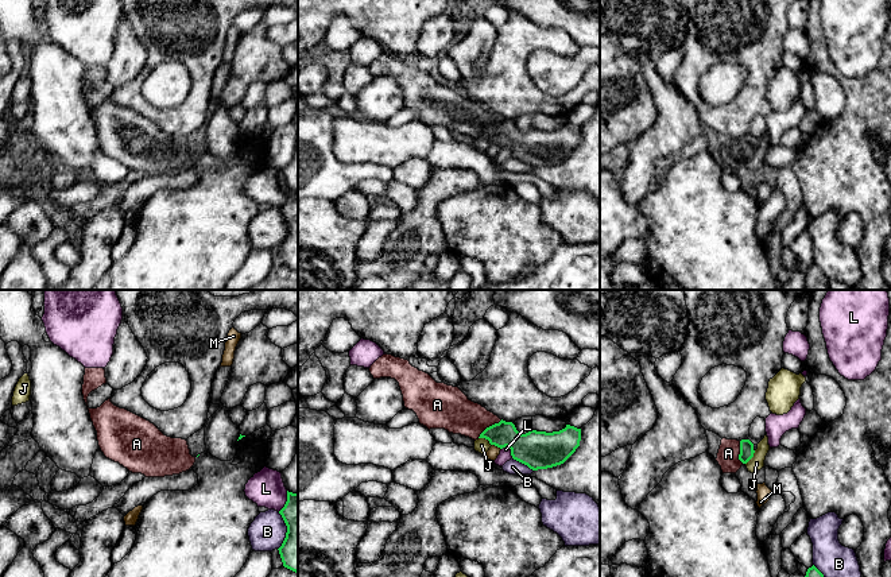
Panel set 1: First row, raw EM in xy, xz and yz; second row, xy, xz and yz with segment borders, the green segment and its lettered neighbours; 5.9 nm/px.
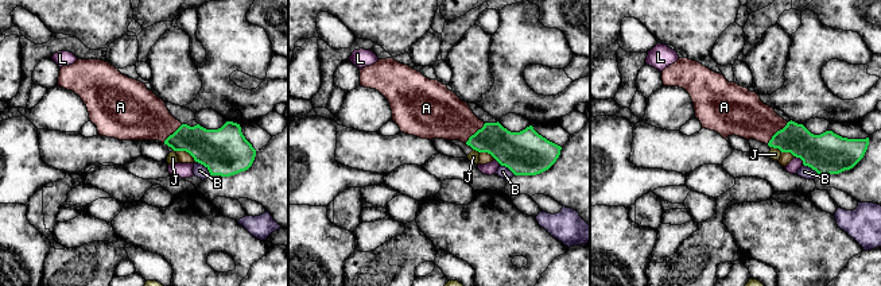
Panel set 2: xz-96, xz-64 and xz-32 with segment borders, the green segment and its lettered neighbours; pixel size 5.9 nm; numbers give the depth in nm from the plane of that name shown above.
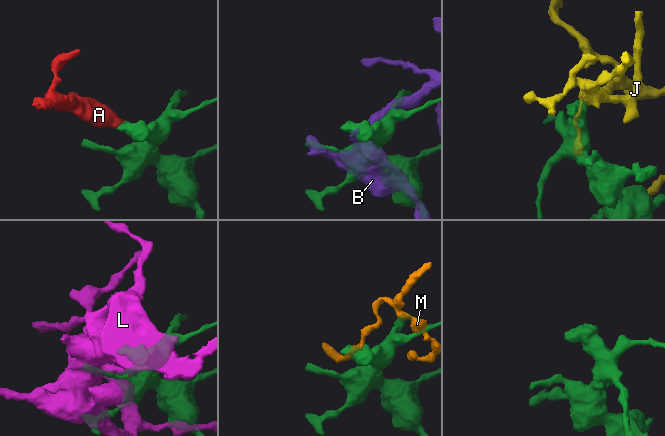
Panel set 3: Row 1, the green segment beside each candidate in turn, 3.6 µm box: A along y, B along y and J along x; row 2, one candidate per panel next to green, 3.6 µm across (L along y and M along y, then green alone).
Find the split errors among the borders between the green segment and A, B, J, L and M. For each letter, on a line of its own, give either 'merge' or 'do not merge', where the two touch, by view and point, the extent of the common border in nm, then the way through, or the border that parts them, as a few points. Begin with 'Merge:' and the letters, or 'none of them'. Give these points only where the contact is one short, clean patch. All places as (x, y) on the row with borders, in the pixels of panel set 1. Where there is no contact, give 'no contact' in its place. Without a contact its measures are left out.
Merge: A
A: merge; meets green in xz at (489, 426); contact 190 nm long; runs through xz (525, 448), (489, 426), (458, 415), (452, 410)
B: do not merge; meets green in xz at (523, 463); contact 150 nm long
J: do not merge; meets green in xz at (485, 438); contact 90 nm long
L: do not merge; meets green in xz at (511, 450); contact 90 nm long
M: do not merge; meets green in xz at (496, 445); contact 70 nm long; border along xz (492, 444), (500, 449)

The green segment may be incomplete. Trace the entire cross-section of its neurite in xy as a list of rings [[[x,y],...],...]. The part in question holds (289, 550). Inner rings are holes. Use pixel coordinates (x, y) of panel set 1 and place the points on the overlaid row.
[[[287,491],[287,502],[279,514],[287,526],[287,533],[278,550],[283,566],[298,573],[298,493]]]

